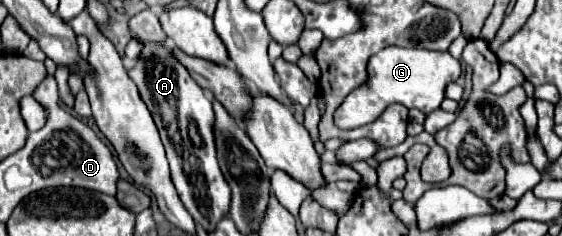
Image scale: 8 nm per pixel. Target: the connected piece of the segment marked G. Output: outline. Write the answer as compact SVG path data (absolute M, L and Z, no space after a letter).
M389 46L369 58L369 82L355 92L351 92L345 102L339 106L339 128L355 128L373 122L389 104L397 102L405 108L419 108L429 114L437 110L445 98L445 88L451 82L457 82L461 76L461 62L455 60L447 50L423 50L423 48L399 48Z

